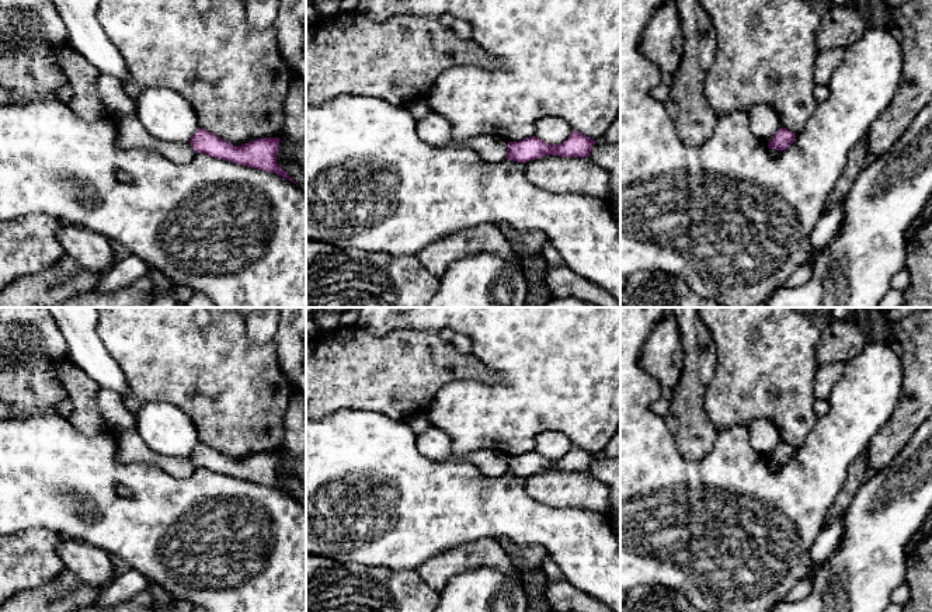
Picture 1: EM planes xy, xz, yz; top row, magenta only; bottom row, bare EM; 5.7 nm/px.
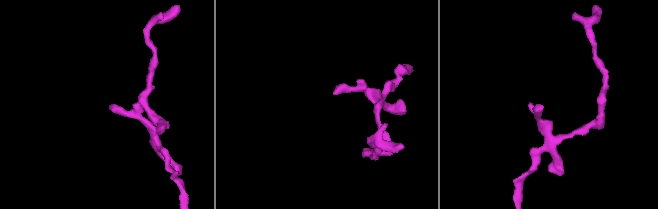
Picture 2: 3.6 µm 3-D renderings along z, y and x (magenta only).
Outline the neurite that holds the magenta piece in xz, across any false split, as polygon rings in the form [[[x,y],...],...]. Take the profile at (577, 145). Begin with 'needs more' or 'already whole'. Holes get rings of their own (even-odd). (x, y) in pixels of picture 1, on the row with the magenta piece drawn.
already whole | [[[574,129],[568,139],[560,145],[549,145],[536,136],[531,136],[519,142],[508,142],[505,159],[511,159],[517,163],[526,163],[549,154],[563,157],[587,157],[590,156],[594,143],[594,139]]]

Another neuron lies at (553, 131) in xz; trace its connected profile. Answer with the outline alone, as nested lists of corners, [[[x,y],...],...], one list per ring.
[[[545,117],[535,122],[535,136],[549,145],[560,145],[568,139],[573,128],[560,118]]]

